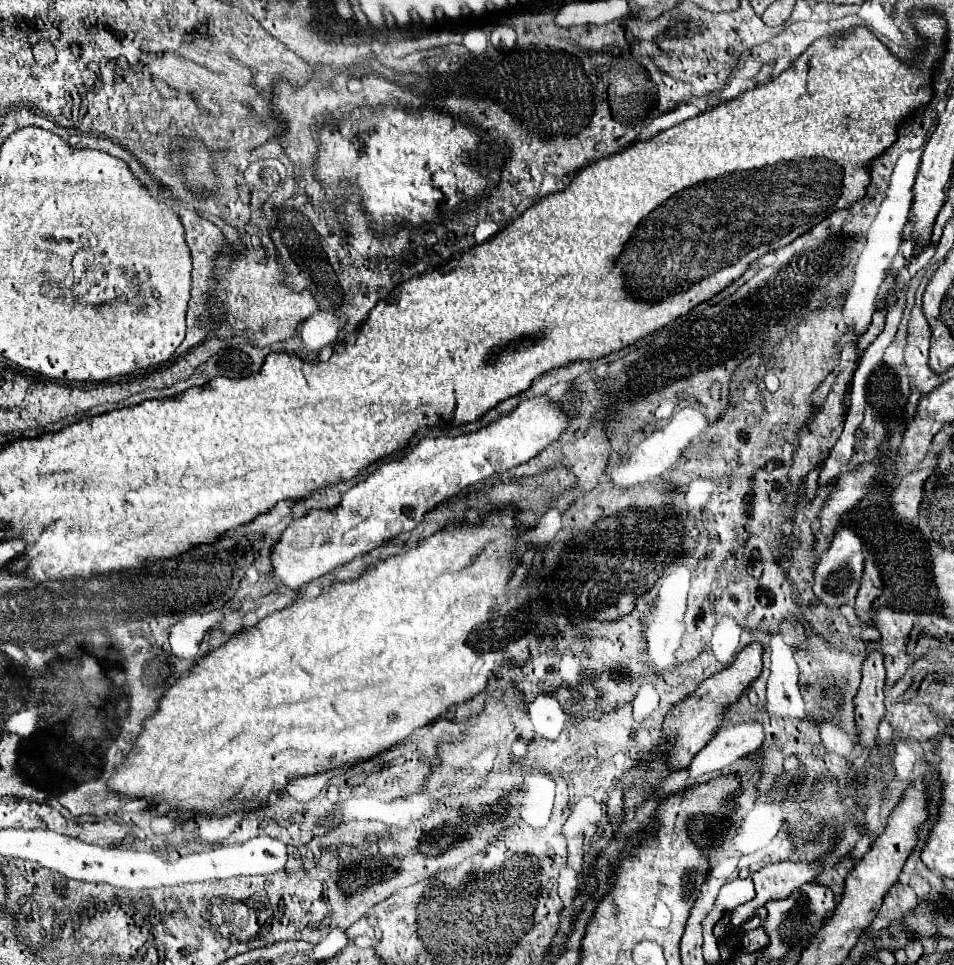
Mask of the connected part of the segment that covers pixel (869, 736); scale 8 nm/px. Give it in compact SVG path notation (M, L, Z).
M867 642L867 656L863 660L861 672L861 688L855 698L855 714L857 724L861 728L861 742L869 748L875 744L877 738L877 726L885 714L885 666L883 666L883 652L879 648L873 648L871 642Z

